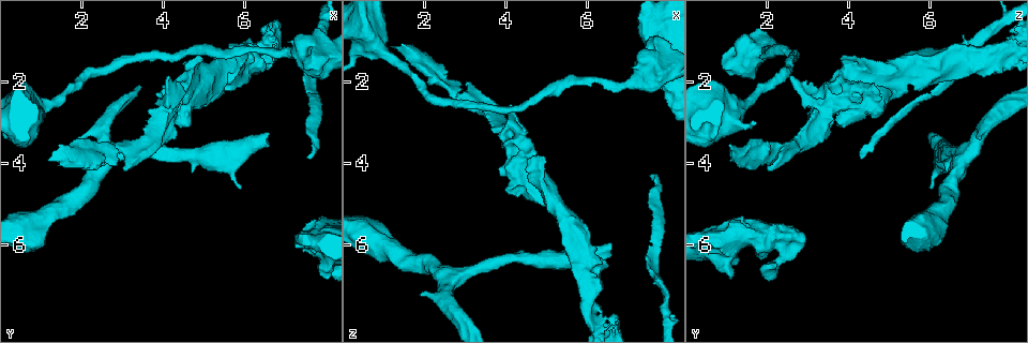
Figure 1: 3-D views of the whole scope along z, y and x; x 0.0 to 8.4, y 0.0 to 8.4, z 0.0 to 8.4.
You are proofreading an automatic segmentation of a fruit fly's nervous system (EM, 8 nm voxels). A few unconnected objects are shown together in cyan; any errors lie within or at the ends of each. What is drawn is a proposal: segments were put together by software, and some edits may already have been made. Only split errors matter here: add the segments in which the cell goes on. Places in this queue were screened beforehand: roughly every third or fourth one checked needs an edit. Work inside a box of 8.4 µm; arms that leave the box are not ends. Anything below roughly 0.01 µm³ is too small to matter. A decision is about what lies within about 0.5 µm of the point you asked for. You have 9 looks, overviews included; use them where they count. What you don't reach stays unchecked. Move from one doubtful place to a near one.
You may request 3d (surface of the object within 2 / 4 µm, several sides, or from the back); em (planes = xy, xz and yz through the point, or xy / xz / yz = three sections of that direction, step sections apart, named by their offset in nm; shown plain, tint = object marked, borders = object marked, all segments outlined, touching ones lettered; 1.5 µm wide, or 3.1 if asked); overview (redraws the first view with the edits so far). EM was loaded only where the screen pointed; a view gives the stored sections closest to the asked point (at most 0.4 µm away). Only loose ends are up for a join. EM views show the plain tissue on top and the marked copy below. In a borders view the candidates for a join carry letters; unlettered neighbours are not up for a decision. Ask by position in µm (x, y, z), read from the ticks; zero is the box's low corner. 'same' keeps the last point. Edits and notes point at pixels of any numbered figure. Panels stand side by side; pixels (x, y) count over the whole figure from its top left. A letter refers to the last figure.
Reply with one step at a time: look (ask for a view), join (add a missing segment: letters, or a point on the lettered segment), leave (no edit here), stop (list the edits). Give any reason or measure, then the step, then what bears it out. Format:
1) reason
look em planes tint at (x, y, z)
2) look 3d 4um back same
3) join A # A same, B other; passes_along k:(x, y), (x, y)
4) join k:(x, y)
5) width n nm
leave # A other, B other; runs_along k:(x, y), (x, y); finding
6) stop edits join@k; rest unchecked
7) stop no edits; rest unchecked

an open end
look em planes borders at (1.90, 3.35, 7.20)

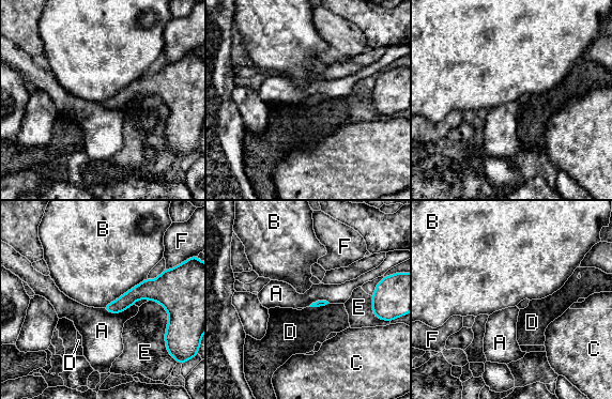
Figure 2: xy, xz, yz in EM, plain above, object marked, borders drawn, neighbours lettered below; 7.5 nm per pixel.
longest_contact B 400 nm
leave # A other, B other, C other, D other, E other, F other; border 2:(147, 277), (103, 307); none of them fits

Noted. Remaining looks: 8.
an open end
look 3d 4um at (1.90, 3.45, 1.60)

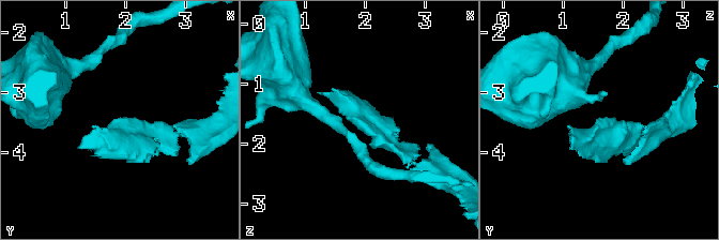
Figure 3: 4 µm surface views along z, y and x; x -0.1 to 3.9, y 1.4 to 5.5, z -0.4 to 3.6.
now the EM
look em xy step 8 borders at (1.85, 3.45, 1.60)

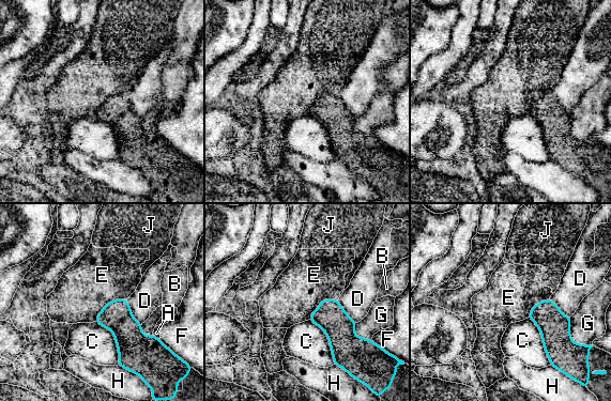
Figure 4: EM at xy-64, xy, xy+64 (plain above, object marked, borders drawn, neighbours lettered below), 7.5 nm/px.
leave # A other, B other, C other, D other, E other, F other, G other, H other, J other; border 4:(126, 298), (110, 301), (95, 321); no lettered segment goes on from it

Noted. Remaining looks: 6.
thick end
look em planes borders at (5.95, 1.00, 7.80)

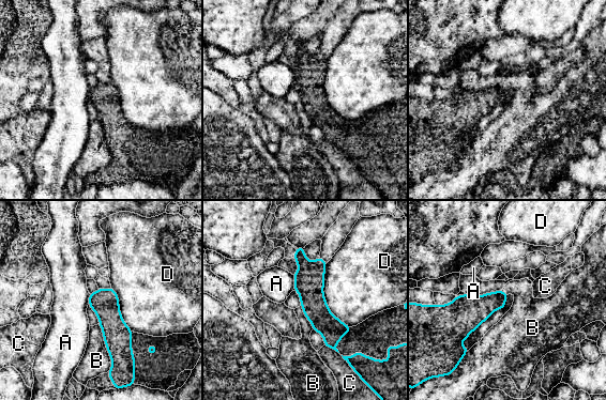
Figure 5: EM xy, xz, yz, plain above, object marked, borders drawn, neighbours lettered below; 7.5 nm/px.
longest_contact D 500 nm
leave # A other, B other, C other, D other; no lettered segment goes on from it

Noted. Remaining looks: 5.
thick end
look 3d 4um at (6.60, 3.25, 5.95)

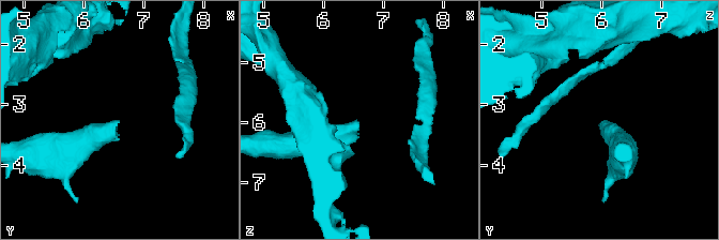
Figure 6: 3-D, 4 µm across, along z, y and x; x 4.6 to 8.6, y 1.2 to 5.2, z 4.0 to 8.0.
now the EM
look em xz step 4 borders at (6.60, 3.25, 5.95)

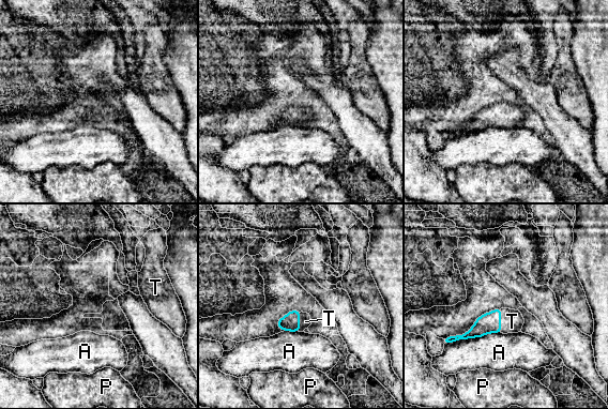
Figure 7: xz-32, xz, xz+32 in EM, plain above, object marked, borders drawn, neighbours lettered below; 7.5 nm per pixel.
join T # A other, P other, T same; it goes on there

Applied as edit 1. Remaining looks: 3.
stop edits join@7; rest unchecked

